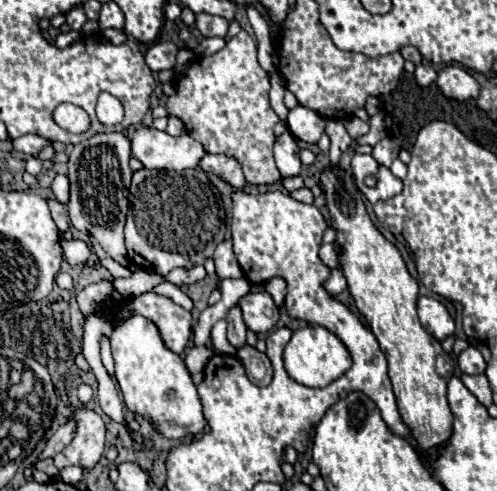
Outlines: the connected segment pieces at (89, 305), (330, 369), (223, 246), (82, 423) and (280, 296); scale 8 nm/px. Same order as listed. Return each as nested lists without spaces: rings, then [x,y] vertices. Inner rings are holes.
[[[103,280],[103,282],[97,282],[97,284],[91,284],[91,286],[83,288],[83,290],[77,294],[77,304],[79,304],[83,316],[85,316],[85,318],[93,316],[97,302],[101,302],[111,290],[113,290],[113,286],[111,286],[109,280]]]
[[[305,326],[293,332],[285,348],[283,362],[285,362],[285,370],[295,382],[311,388],[323,388],[351,368],[351,354],[331,330],[323,326]]]
[[[223,240],[217,250],[215,250],[215,268],[217,268],[217,276],[223,280],[223,278],[241,278],[243,272],[241,272],[241,266],[239,262],[235,260],[235,254],[233,254],[233,242],[231,240]]]
[[[85,408],[75,410],[73,418],[77,420],[77,434],[73,442],[53,458],[55,466],[59,470],[67,466],[79,466],[79,468],[91,470],[97,466],[103,454],[105,424],[99,414]]]
[[[281,278],[269,280],[269,282],[265,284],[265,290],[271,294],[273,302],[281,308],[281,306],[283,306],[283,300],[285,300],[285,284],[283,284],[283,280],[281,280]]]

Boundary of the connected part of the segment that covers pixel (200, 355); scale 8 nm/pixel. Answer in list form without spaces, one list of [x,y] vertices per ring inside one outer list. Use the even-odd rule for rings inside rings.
[[[195,346],[193,350],[187,350],[185,364],[187,364],[187,368],[189,368],[191,374],[203,372],[203,368],[207,366],[207,362],[209,362],[211,356],[213,356],[213,352],[211,352],[209,346]]]

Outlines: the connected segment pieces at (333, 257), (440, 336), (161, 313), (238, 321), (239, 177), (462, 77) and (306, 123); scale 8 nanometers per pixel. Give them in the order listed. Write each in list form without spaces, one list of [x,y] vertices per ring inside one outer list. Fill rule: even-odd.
[[[335,242],[323,244],[321,250],[319,250],[319,256],[329,268],[339,268],[339,248],[337,248]]]
[[[421,296],[417,302],[417,310],[421,326],[439,342],[455,332],[455,320],[449,316],[447,308],[439,300]]]
[[[147,292],[137,298],[131,298],[129,306],[133,308],[133,312],[143,314],[157,324],[169,350],[173,350],[175,354],[185,352],[193,334],[191,312],[175,304],[171,298],[159,296],[155,292]]]
[[[233,306],[231,312],[227,314],[227,324],[229,324],[229,330],[227,330],[227,340],[231,342],[231,346],[235,346],[237,350],[245,346],[245,334],[247,334],[247,326],[243,324],[243,318],[241,318],[241,312],[239,312],[239,306]]]
[[[205,154],[203,160],[199,162],[199,166],[207,172],[207,174],[215,174],[219,178],[223,178],[225,182],[229,182],[233,188],[241,190],[247,182],[241,170],[241,164],[233,158],[233,156],[225,156],[225,154]]]
[[[445,66],[437,76],[437,86],[447,98],[453,98],[459,102],[477,98],[481,92],[479,82],[459,66]]]
[[[297,106],[297,108],[289,110],[287,124],[289,124],[289,130],[293,132],[295,138],[299,138],[307,144],[317,144],[325,132],[327,122],[317,112],[311,112],[305,106]]]

